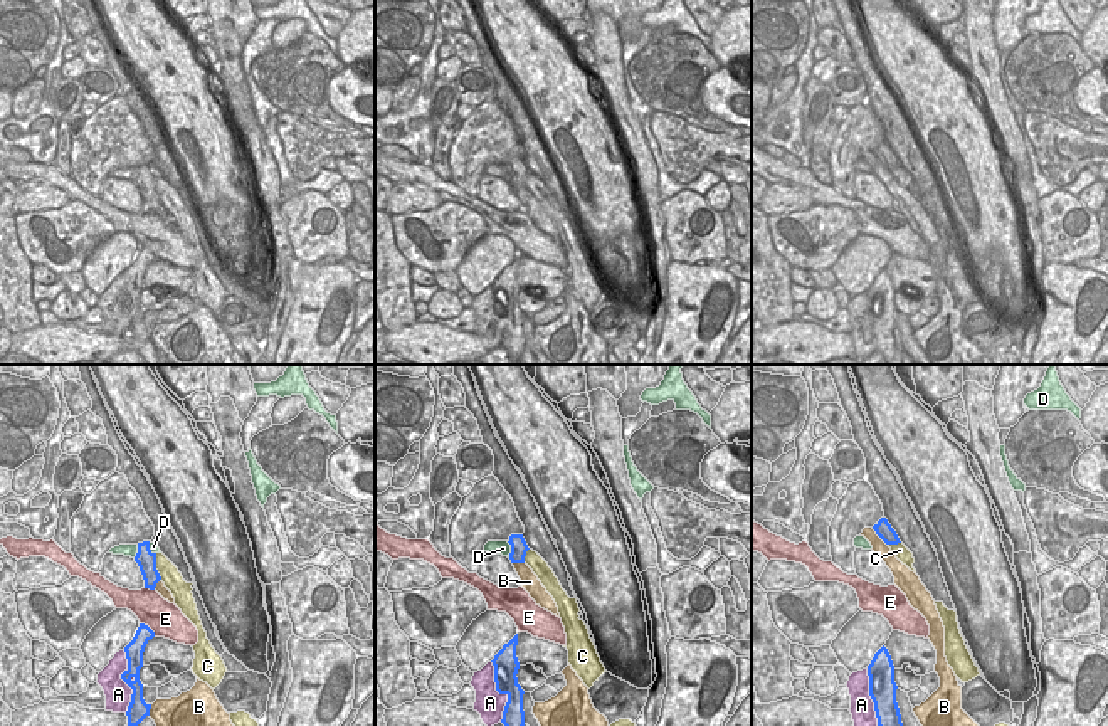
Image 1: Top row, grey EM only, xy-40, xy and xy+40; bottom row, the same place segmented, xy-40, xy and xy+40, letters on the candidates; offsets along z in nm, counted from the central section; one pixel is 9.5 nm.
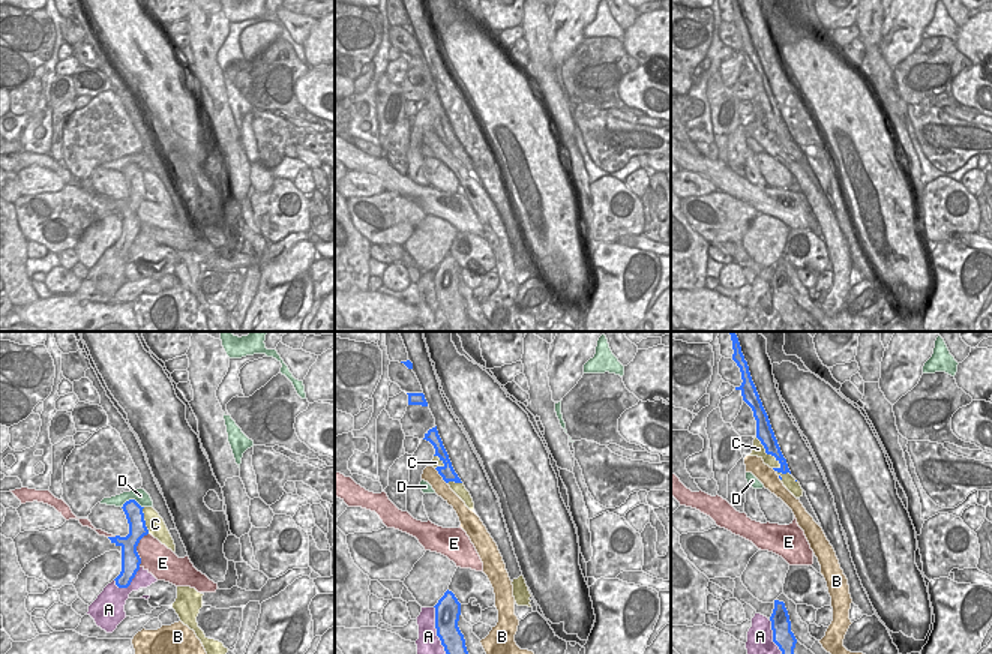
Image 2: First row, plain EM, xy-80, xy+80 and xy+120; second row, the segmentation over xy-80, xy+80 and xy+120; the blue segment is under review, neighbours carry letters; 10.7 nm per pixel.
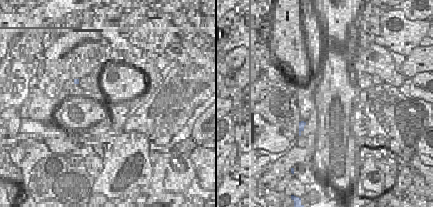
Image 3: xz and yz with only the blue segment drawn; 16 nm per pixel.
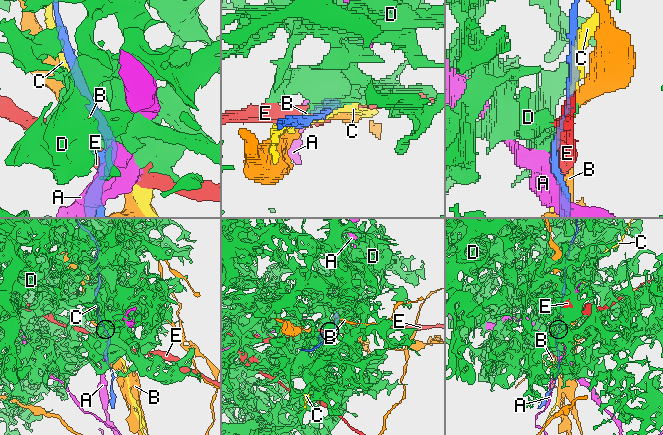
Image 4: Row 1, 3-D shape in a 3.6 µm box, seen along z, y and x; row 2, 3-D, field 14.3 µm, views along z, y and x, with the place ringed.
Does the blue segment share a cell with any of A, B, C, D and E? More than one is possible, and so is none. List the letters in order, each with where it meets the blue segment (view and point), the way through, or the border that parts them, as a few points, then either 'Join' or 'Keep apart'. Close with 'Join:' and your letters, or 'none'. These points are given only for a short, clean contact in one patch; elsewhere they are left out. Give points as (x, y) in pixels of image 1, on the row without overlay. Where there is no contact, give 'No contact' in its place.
A: Touches blue at xy (500, 316). Keep apart
B: Touches blue at xy+40 (878, 158). Keep apart
C: Touches blue at xy-40 (155, 190). Keep apart
D: Touches blue at xy (511, 173). Keep apart
E: Touches blue at xy-40 (148, 251). Keep apart
Join: none.

